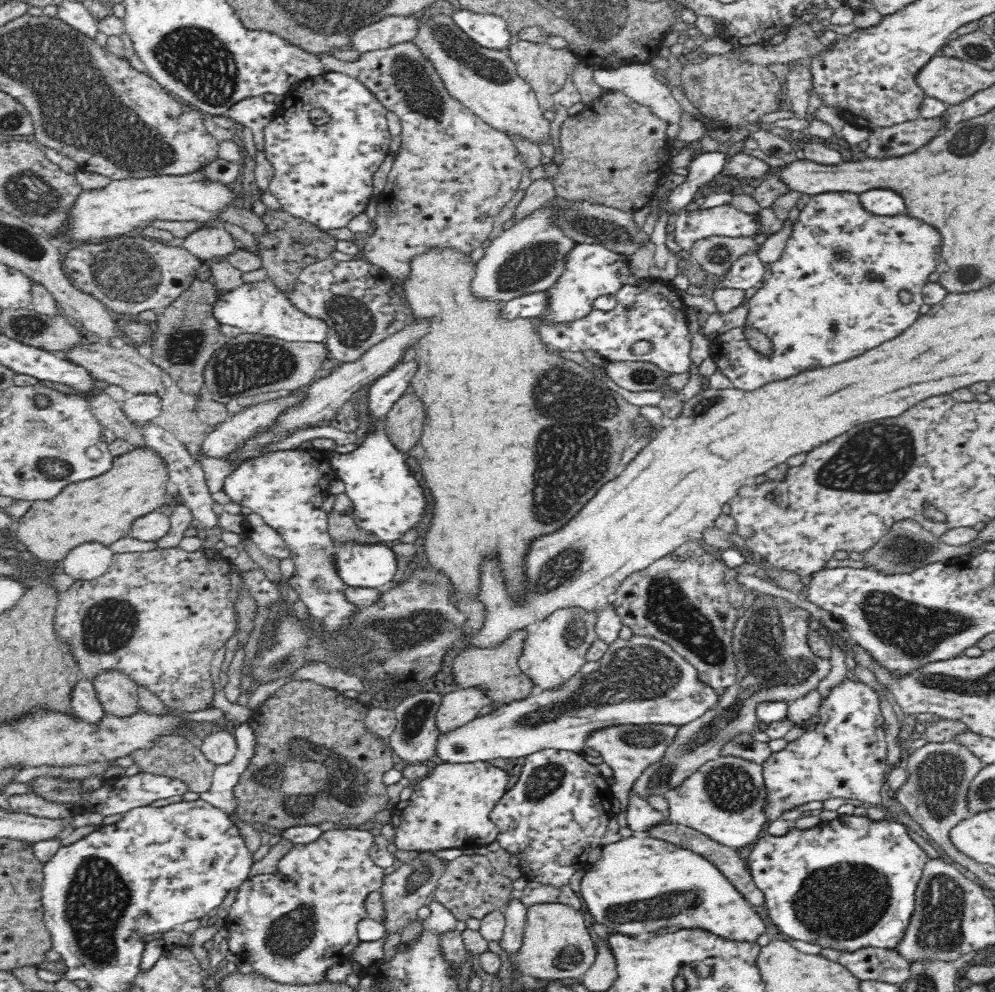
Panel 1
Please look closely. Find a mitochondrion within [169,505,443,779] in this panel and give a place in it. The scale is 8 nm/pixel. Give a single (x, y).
(413, 722)

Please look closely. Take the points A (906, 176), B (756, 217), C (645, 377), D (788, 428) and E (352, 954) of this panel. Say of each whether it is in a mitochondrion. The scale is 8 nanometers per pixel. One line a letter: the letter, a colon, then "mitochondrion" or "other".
A: other
B: other
C: mitochondrion
D: other
E: other

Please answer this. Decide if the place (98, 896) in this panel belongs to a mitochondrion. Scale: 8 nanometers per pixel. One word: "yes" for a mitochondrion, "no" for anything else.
yes

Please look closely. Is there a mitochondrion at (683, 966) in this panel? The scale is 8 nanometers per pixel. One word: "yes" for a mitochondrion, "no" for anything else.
no

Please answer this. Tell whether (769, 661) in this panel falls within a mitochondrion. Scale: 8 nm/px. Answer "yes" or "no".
yes

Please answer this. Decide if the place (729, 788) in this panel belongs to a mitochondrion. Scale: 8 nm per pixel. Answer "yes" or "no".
yes

